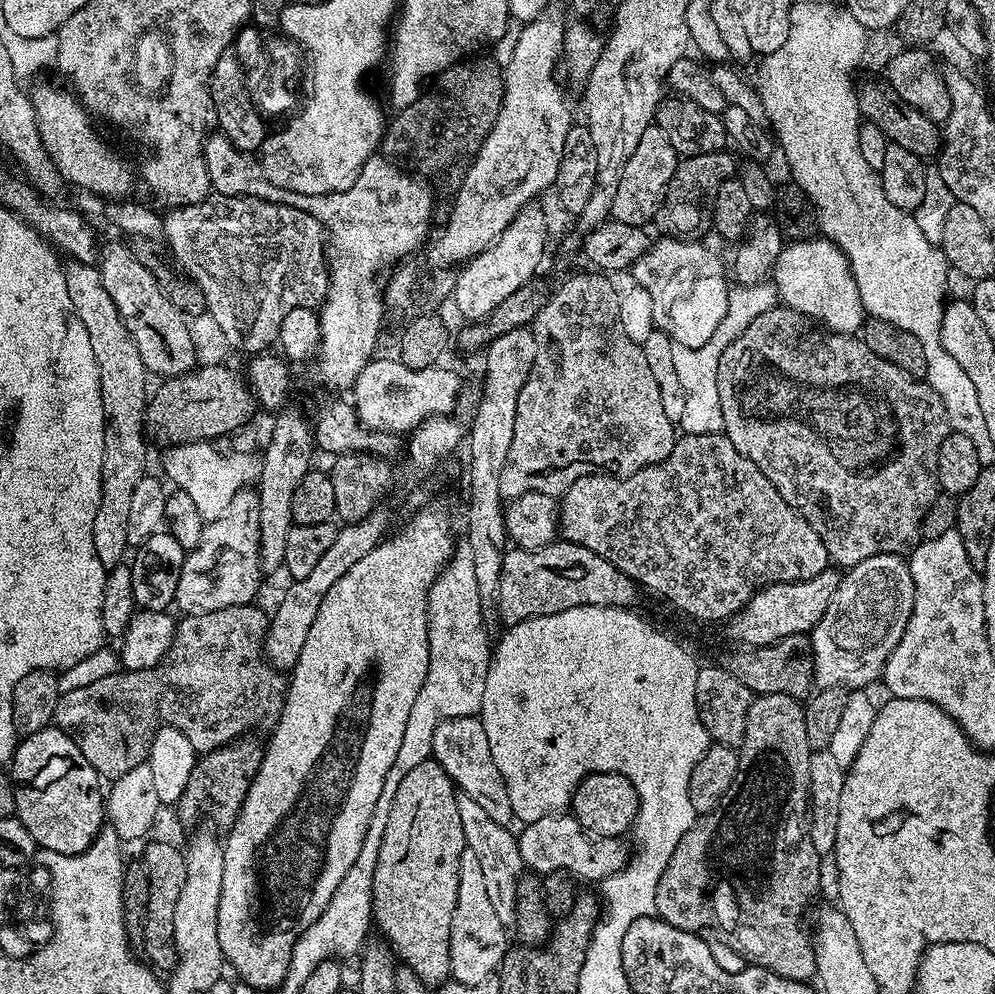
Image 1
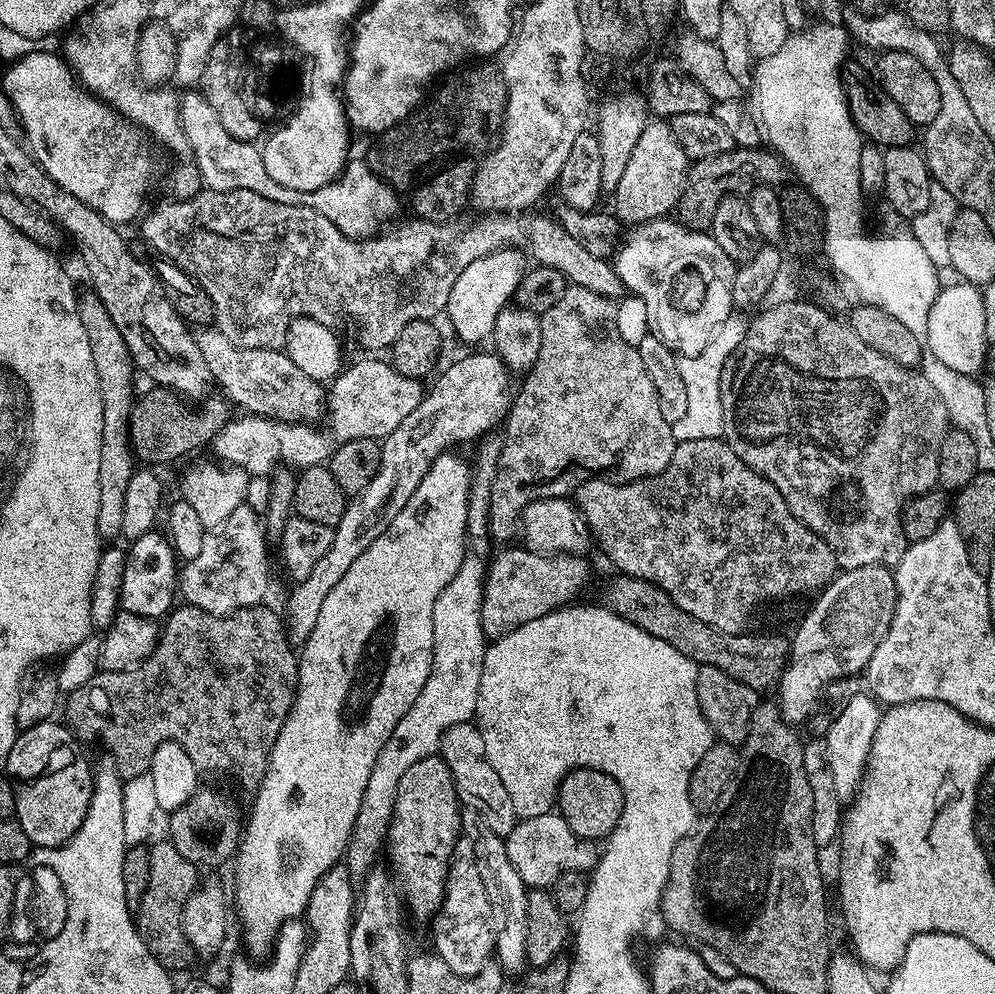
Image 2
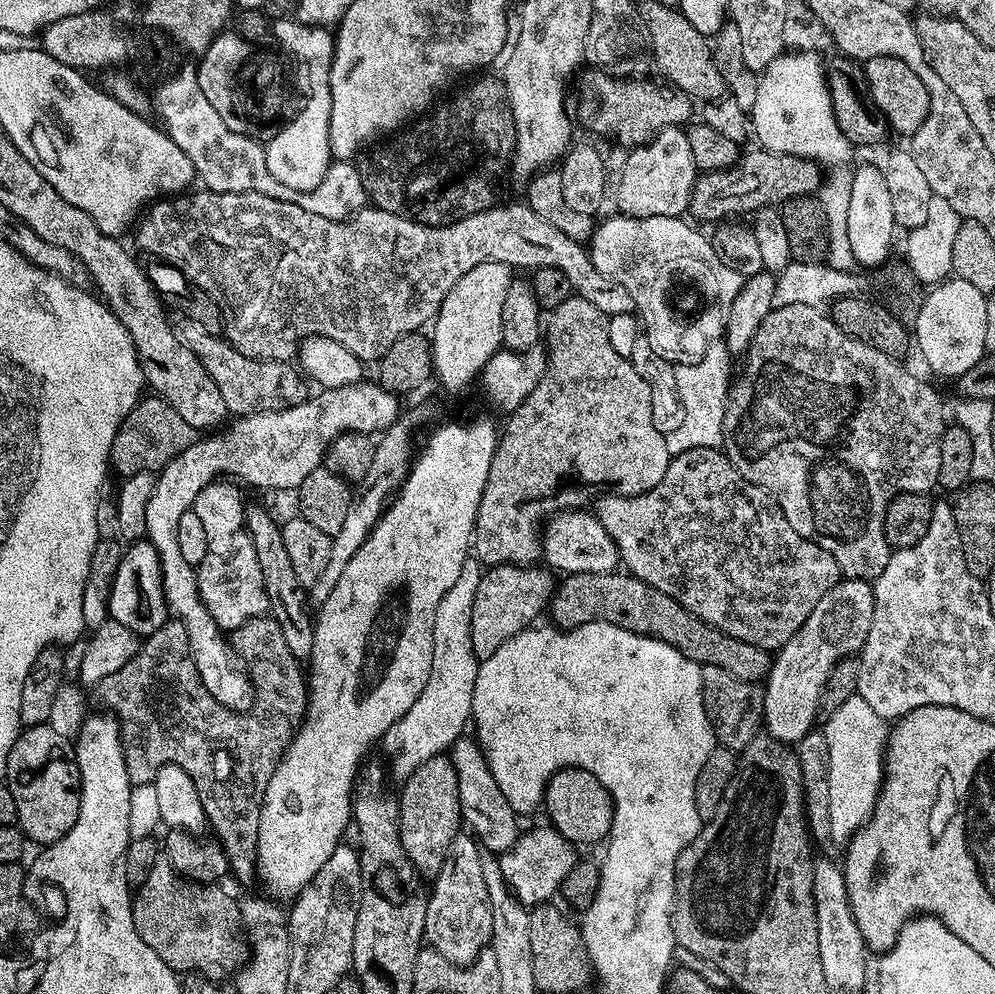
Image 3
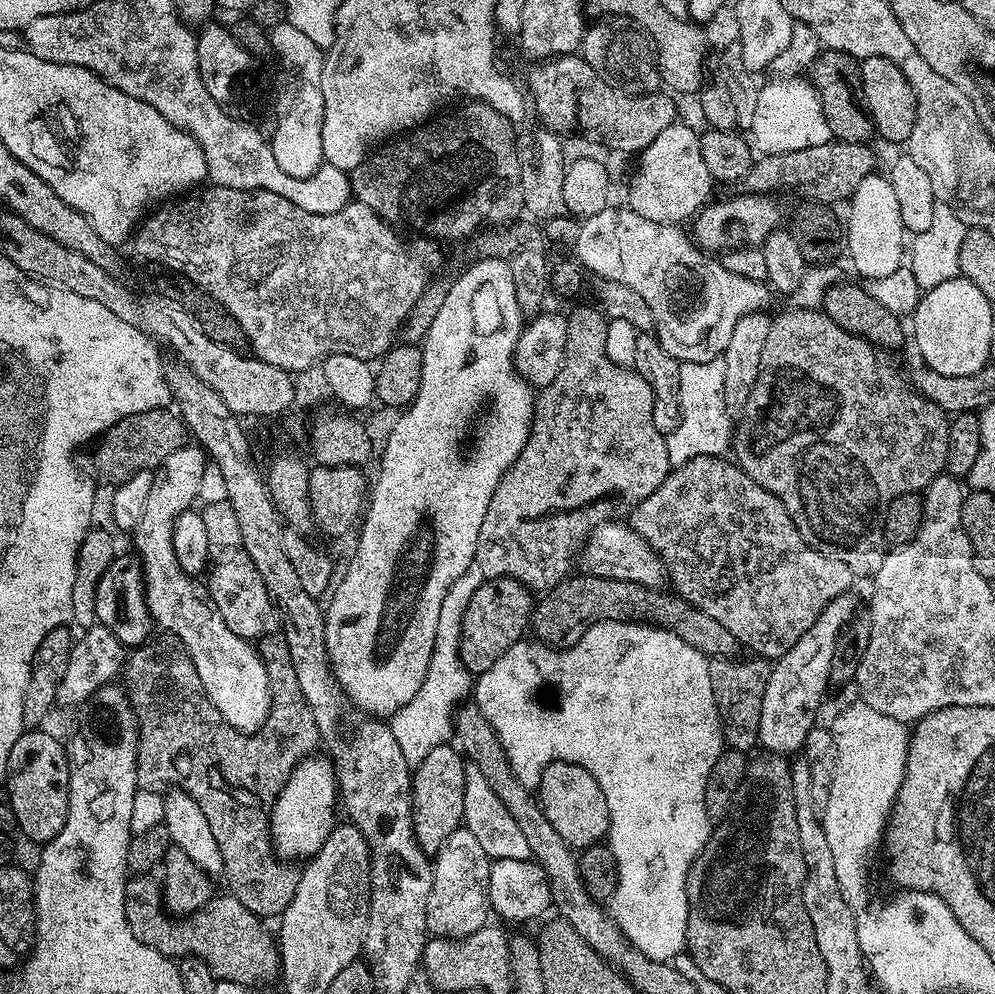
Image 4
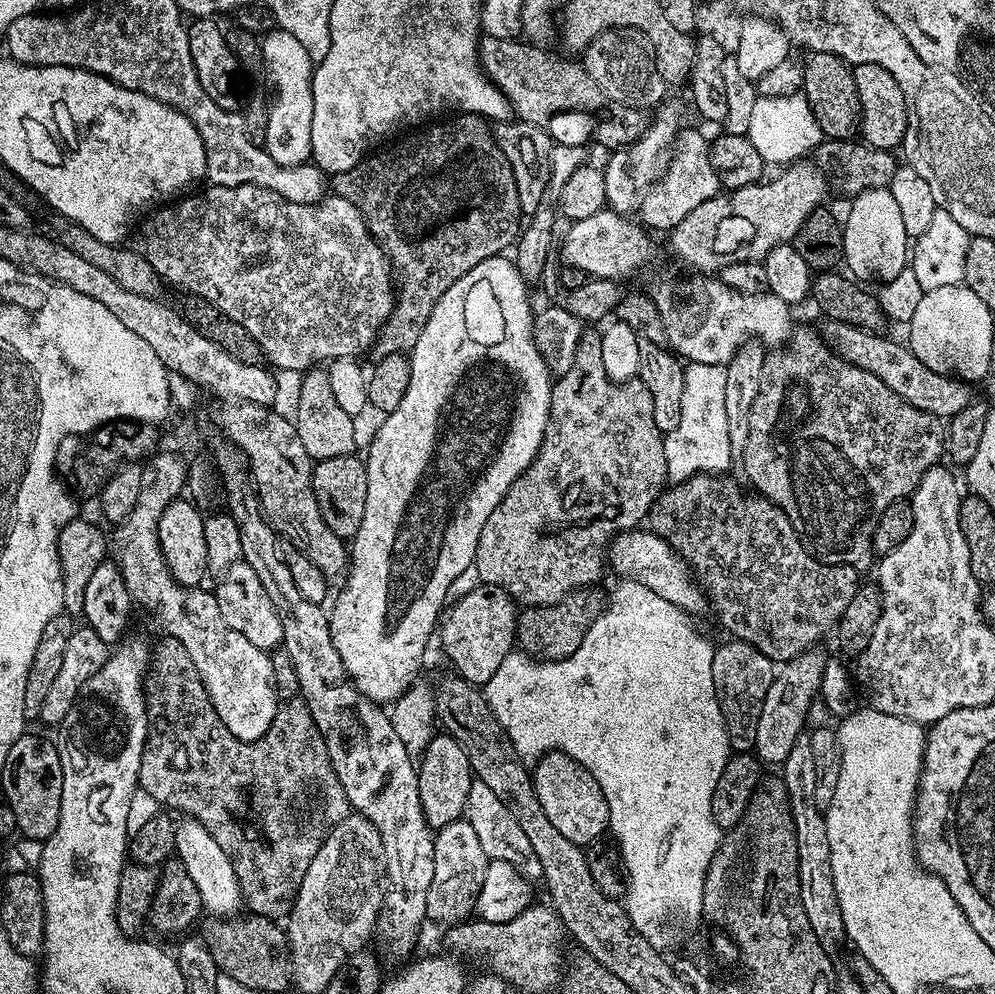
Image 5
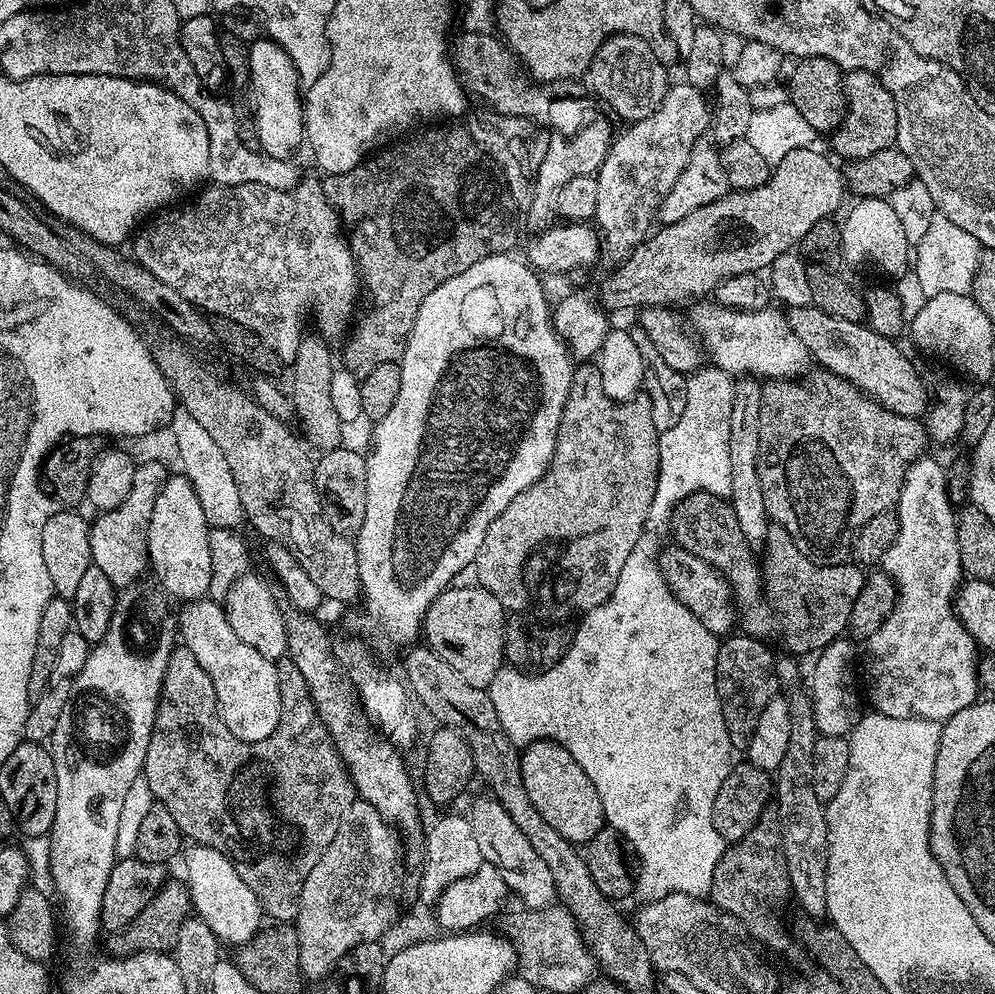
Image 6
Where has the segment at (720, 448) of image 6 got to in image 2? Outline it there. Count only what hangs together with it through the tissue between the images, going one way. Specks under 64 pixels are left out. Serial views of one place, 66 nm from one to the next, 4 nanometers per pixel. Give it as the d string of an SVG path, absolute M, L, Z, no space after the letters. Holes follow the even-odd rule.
M732 316L717 332L715 329L709 335L702 354L681 356L677 359L678 374L682 374L682 382L686 382L686 415L677 424L672 425L672 437L676 441L723 437L724 419L720 379L726 362L744 340L745 327L746 320L740 316Z

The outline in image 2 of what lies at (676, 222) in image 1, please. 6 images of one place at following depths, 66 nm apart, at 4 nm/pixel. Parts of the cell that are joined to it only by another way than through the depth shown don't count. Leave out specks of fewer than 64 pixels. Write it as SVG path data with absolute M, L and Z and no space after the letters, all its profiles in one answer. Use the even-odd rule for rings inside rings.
M733 147L731 152L718 154L714 158L702 158L689 167L688 177L684 179L684 189L680 195L678 205L679 223L685 228L692 228L696 232L708 232L714 221L716 204L724 196L733 194L747 194L753 188L760 186L780 186L785 183L780 173L782 161L775 151L758 148Z

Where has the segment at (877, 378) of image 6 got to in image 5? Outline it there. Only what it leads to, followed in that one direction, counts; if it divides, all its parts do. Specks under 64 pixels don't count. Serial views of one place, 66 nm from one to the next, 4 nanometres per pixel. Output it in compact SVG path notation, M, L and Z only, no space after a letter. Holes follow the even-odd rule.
M828 320L825 325L825 328L822 328L822 335L836 355L847 360L849 364L882 378L882 382L886 382L886 386L890 386L890 390L894 390L894 394L898 394L910 406L918 406L918 410L926 410L935 416L949 418L974 401L972 388L964 381L967 379L930 370L930 366L922 363L901 341L899 344L896 340L887 340L884 334L868 332L865 328L855 328L849 324L840 324L837 320Z

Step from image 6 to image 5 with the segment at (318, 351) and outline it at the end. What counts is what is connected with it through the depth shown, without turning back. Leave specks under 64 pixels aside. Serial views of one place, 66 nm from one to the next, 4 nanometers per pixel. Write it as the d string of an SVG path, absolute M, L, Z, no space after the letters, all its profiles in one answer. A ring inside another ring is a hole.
M313 366L307 369L299 380L300 393L296 396L294 423L298 430L298 438L302 438L302 446L306 446L306 454L310 454L314 462L353 455L357 451L355 424L357 421L338 406L338 400L330 386L327 367Z

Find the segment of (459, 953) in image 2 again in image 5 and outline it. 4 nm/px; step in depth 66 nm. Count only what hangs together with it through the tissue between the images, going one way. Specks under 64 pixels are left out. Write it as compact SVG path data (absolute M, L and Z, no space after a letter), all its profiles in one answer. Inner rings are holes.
M467 818L450 822L435 833L435 838L434 878L430 878L430 890L426 890L427 919L441 920L444 926L452 926L473 915L474 901L482 886L482 878L486 876L489 859Z

